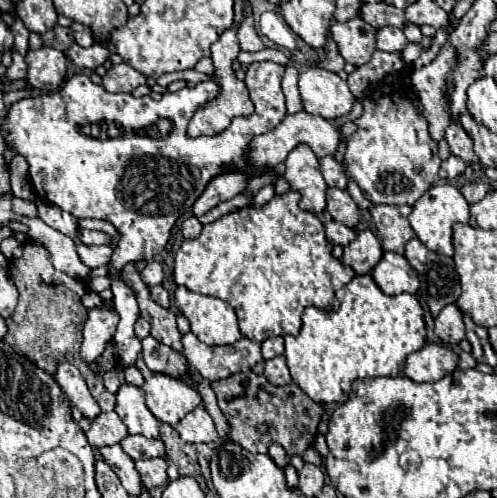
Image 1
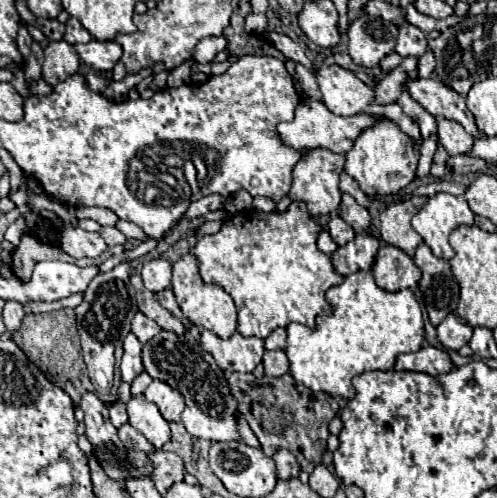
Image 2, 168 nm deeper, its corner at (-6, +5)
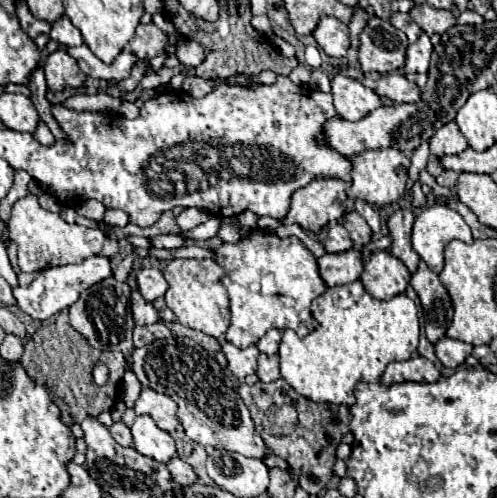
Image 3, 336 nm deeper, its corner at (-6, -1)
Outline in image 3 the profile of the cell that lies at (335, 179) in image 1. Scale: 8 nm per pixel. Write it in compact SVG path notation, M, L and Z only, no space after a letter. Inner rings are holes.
M354 200L354 208L356 208L356 212L370 224L370 228L372 228L374 232L380 230L380 216L378 216L378 210L376 210L374 206L370 206L370 204L364 202L364 200Z

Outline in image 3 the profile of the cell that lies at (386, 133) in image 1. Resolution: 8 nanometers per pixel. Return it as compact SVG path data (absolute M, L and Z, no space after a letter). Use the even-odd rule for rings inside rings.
M396 148L384 150L364 150L352 158L352 186L348 188L348 198L362 198L372 206L384 206L396 202L406 192L410 158Z

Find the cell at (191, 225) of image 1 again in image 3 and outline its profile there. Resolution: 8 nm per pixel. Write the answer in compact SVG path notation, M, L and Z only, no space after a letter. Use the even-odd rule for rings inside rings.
M236 216L220 218L220 228L216 234L222 242L238 242L240 240L240 222Z

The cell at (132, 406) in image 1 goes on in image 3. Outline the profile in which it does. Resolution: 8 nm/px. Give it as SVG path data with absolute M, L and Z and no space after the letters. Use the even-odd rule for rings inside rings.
M136 416L130 430L134 436L134 448L140 454L150 456L162 464L166 464L172 456L176 456L174 438L168 432L160 430L156 422L152 422L152 416Z

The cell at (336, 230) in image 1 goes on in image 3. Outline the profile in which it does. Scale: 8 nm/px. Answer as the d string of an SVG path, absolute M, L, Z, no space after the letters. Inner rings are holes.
M332 224L330 226L324 248L326 248L326 252L346 252L346 250L352 248L350 234L346 232L346 228L342 224Z

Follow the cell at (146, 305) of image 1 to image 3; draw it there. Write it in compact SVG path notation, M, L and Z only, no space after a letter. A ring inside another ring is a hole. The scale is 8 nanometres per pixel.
M138 290L132 292L132 306L130 306L130 310L134 314L134 322L136 324L154 324L154 322L160 320L158 310L150 302L146 302Z

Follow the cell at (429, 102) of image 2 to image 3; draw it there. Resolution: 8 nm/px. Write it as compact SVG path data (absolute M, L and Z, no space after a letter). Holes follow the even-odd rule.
M388 74L378 80L376 94L386 96L398 104L412 104L420 102L422 88L416 82L410 82L404 74Z

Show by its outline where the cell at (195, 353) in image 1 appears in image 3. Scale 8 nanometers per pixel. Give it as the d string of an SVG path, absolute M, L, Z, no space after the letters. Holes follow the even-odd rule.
M220 340L222 352L228 360L228 372L234 380L244 380L248 374L254 374L258 368L258 356L260 350L256 346L248 346L248 348L238 348L228 340Z

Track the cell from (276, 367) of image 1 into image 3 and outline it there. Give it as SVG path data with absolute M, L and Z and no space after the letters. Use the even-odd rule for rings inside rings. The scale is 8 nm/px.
M260 354L258 356L258 376L262 382L274 382L280 378L280 358Z

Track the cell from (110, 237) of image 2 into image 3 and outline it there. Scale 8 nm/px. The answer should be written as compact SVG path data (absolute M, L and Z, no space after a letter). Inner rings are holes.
M132 251L120 262L115 272L113 272L113 276L121 282L126 282L128 275L132 270L134 259L135 251Z

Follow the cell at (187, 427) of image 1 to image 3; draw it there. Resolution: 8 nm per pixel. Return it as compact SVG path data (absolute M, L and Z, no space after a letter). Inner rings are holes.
M174 338L156 340L150 346L136 348L134 374L142 386L156 392L168 394L178 404L178 420L182 422L186 436L202 446L214 446L218 450L232 450L250 458L264 458L266 448L260 436L254 432L254 424L248 408L236 392L226 370L194 340L184 338L184 360L178 352L178 342Z

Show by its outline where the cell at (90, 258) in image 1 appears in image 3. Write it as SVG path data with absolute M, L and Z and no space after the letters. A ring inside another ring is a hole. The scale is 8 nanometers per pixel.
M26 196L12 204L8 230L10 240L18 244L18 266L22 272L34 272L60 264L80 264L86 258L100 254L106 240L106 236L96 228L68 224L60 218L60 214L44 210L36 196Z

